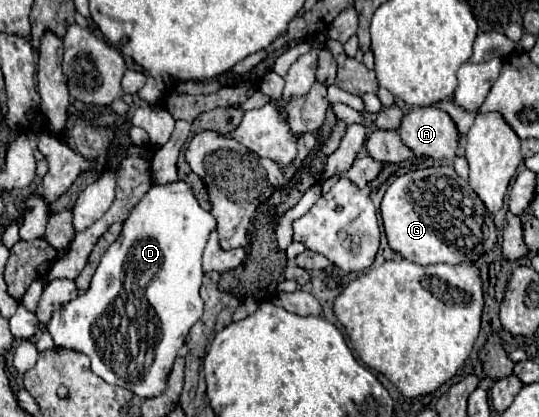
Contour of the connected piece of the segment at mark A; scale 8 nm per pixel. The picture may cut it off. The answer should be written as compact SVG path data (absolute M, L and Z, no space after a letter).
M415 107L407 113L399 135L415 155L453 159L459 149L459 129L445 111L435 107Z

